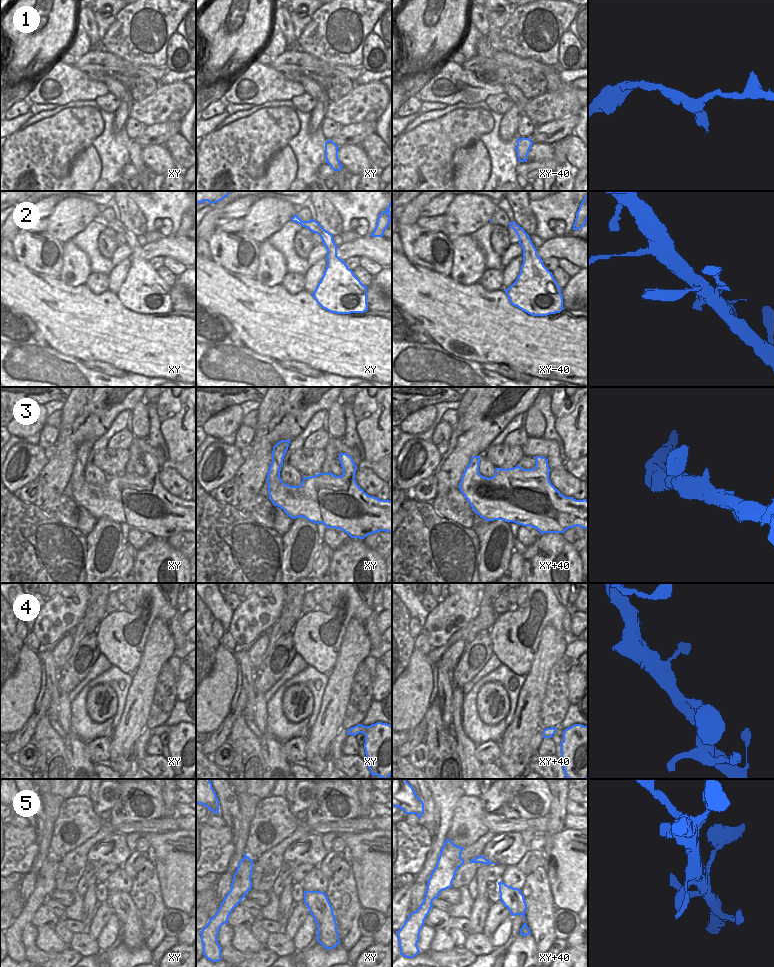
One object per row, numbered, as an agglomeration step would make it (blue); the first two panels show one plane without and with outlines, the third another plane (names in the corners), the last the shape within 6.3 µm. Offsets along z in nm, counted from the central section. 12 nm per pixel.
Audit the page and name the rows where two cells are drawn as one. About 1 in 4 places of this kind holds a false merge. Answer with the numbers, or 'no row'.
1

